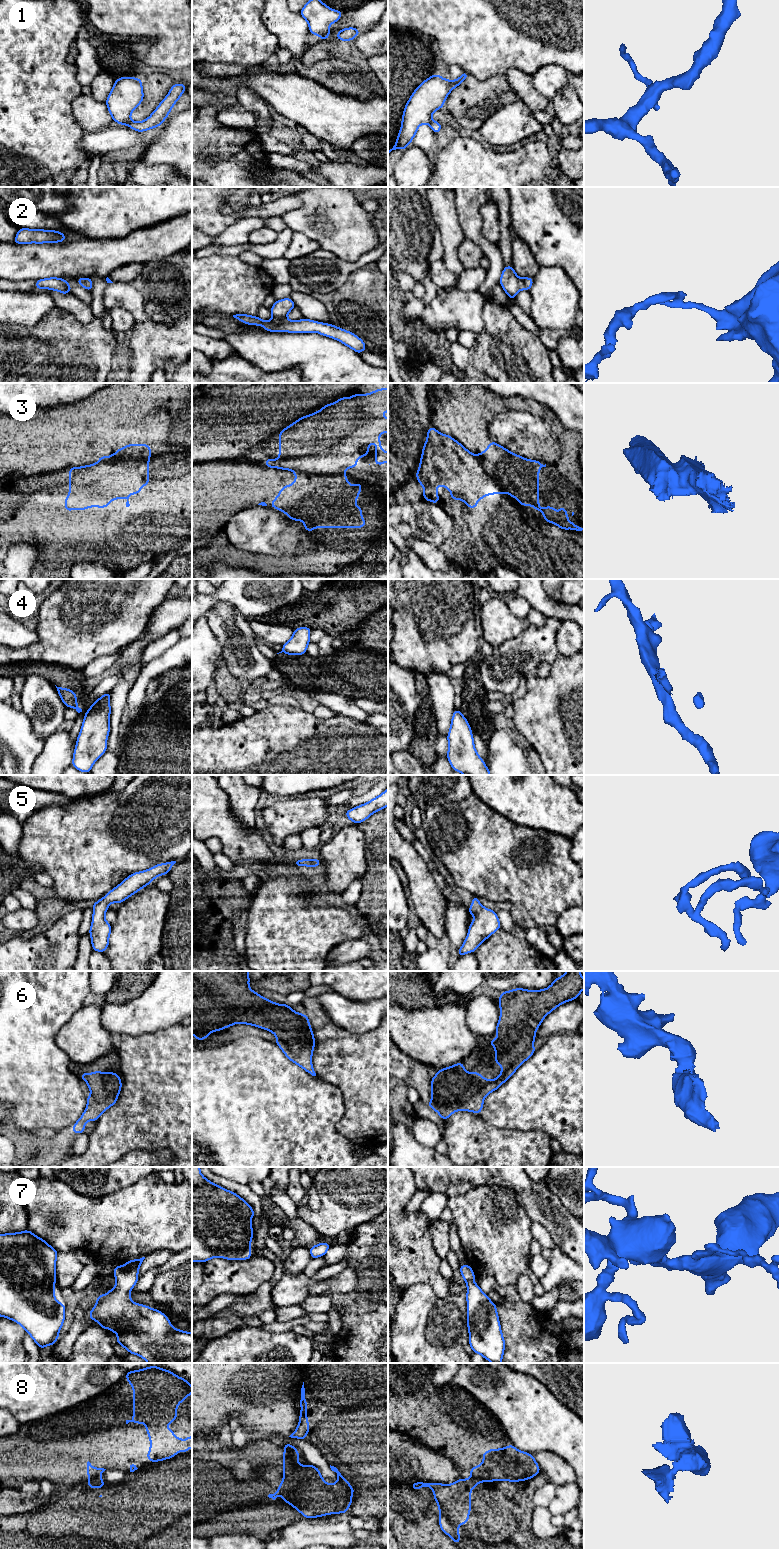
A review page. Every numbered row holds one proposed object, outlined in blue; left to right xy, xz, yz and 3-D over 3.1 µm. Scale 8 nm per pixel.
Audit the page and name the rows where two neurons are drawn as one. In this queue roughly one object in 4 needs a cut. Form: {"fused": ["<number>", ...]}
{"fused": ["1", "2", "3", "4", "8"]}

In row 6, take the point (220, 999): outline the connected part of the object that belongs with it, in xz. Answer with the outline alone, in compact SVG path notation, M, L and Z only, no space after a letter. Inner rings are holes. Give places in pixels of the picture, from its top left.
M192 971L192 1034L197 1041L211 1032L242 1023L268 1030L277 1036L276 1043L285 1056L316 1076L312 1054L316 1045L306 1014L295 1012L288 1004L277 1004L249 988L249 971Z

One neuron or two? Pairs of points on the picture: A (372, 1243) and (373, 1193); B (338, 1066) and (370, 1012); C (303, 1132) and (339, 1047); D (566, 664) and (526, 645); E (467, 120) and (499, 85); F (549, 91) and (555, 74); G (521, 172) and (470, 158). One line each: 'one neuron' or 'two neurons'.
A: two neurons
B: two neurons
C: two neurons
D: two neurons
E: one neuron
F: one neuron
G: one neuron

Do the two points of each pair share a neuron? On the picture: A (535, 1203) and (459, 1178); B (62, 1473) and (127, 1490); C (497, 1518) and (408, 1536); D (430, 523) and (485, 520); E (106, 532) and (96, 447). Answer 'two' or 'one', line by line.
A: one
B: two
C: one
D: two
E: two

